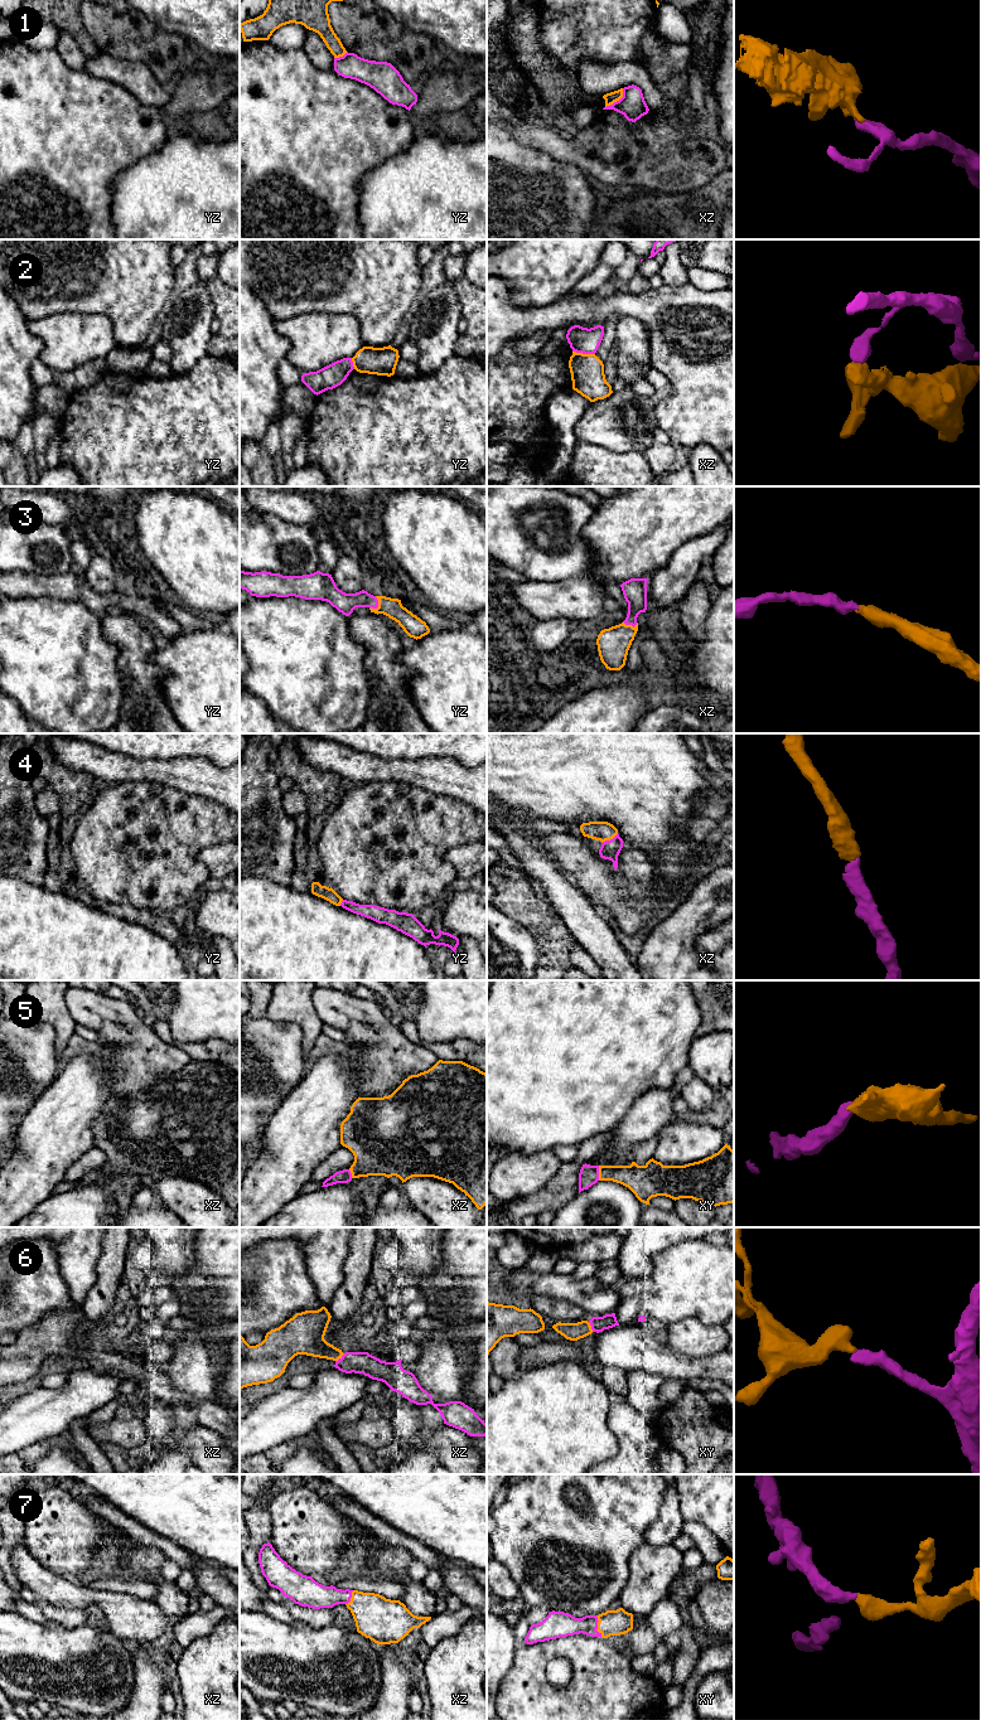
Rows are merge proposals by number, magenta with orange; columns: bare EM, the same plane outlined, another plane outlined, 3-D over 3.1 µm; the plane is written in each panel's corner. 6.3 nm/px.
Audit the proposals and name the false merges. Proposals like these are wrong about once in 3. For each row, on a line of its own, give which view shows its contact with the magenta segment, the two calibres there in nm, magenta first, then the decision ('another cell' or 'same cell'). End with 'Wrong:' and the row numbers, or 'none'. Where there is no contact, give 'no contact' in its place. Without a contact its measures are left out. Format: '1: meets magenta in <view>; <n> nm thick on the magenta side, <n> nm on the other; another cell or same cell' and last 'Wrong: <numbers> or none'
1: meets magenta in xz; 170 nm thick on the magenta side, 70 nm on the other; another cell
2: meets magenta in xz; 160 nm thick on the magenta side, 220 nm on the other; another cell
3: meets magenta in yz; 130 nm thick on the magenta side, 130 nm on the other; same cell
4: meets magenta in xz; 120 nm thick on the magenta side, 130 nm on the other; same cell
5: meets magenta in xy; 130 nm thick on the magenta side, 160 nm on the other; same cell
6: meets magenta in xz; 140 nm thick on the magenta side, 220 nm on the other; same cell
7: meets magenta in xy; 160 nm thick on the magenta side, 160 nm on the other; same cell
Wrong: 1, 2

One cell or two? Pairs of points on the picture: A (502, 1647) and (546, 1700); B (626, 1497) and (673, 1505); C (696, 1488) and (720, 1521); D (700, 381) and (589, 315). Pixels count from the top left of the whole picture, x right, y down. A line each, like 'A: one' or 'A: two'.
A: two
B: two
C: one
D: one

